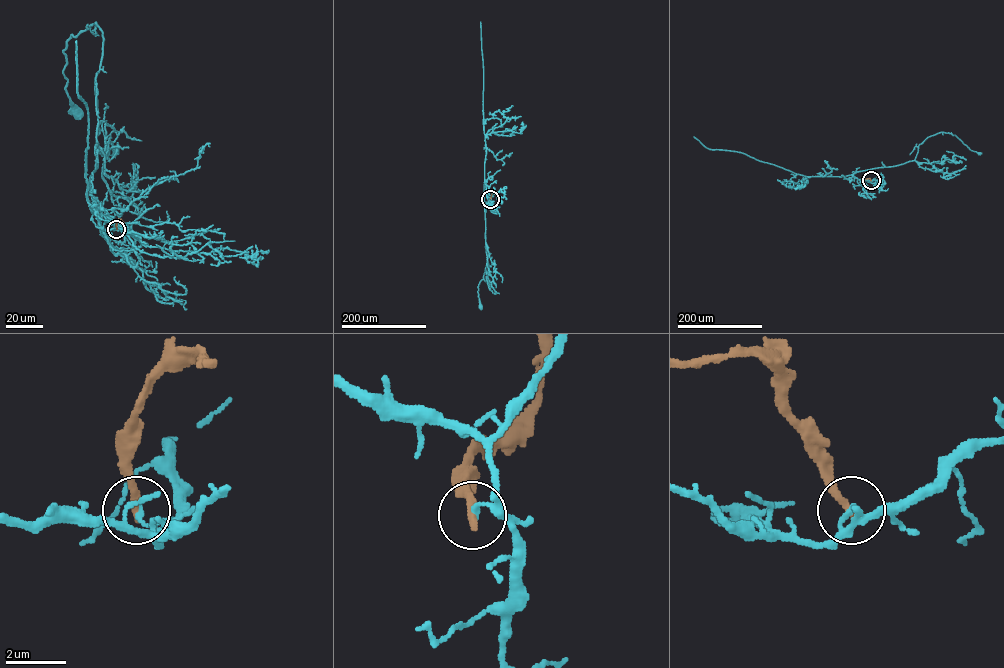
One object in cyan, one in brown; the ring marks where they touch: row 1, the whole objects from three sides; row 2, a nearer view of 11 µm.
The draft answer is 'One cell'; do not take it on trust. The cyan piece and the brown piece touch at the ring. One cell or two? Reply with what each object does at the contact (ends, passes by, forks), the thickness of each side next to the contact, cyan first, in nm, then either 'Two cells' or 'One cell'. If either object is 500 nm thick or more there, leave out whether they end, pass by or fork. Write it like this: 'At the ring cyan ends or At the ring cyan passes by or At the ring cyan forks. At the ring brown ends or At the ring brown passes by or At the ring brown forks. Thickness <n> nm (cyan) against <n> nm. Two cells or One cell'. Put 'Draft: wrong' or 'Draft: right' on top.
Draft: wrong
At the ring cyan ends. At the ring brown ends. Thickness 170 nm (cyan) against 300 nm. Two cells

